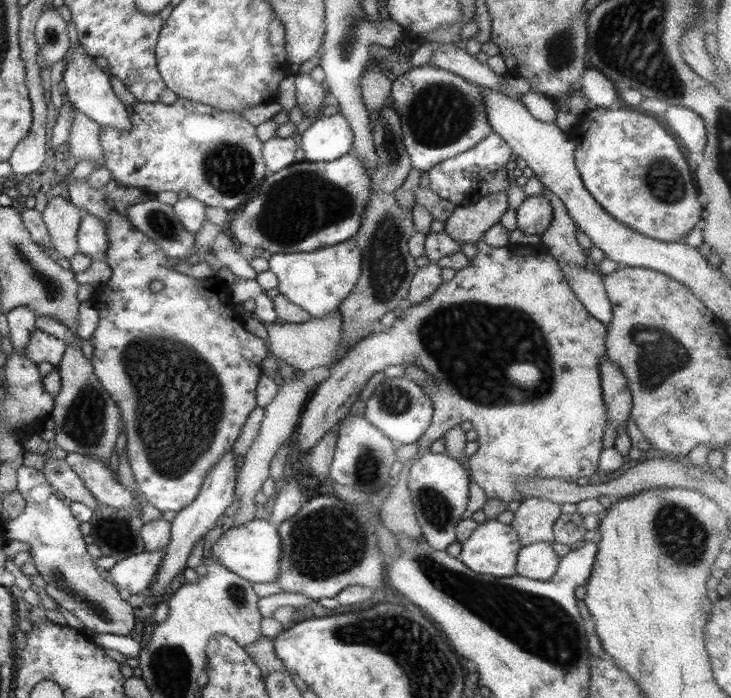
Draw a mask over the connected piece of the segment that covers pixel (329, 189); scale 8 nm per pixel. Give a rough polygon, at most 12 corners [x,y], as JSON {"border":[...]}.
{"border":[[355,154],[265,176],[225,232],[271,255],[353,238]]}

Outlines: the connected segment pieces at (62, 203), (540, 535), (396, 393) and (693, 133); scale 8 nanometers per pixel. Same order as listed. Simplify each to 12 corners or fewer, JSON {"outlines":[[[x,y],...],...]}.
{"outlines":[[[47,200],[40,215],[51,246],[69,260],[78,252],[81,210],[69,200]],[[547,498],[519,502],[510,526],[519,546],[553,543],[560,504]],[[385,377],[363,417],[396,445],[413,444],[432,418],[425,391]],[[668,106],[659,120],[689,152],[703,152],[699,115]]]}

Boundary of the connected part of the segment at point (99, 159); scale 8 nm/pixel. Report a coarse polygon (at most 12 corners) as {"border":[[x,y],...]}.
{"border":[[71,107],[67,150],[103,167],[99,125]]}

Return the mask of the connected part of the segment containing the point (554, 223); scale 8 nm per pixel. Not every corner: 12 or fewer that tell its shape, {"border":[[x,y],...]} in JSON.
{"border":[[545,187],[551,223],[542,233],[560,265],[585,267],[586,253],[563,202]]}

